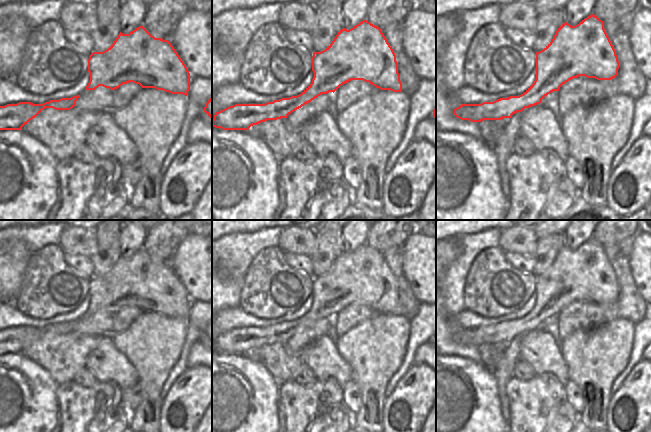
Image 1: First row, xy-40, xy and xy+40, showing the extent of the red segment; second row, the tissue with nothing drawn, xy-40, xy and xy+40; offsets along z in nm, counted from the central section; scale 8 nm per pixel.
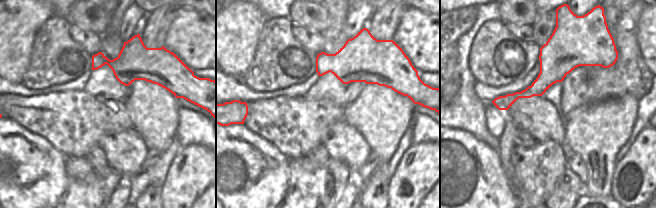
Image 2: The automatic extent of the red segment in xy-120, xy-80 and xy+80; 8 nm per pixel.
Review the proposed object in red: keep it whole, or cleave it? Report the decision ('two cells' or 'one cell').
one cell

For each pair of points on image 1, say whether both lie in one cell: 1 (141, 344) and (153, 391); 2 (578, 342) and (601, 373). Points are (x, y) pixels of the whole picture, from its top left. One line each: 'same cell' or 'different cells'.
1: same cell
2: same cell

